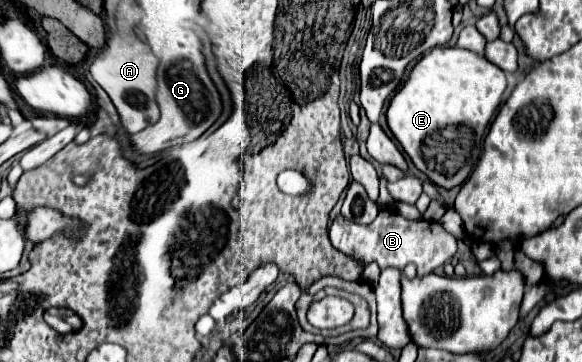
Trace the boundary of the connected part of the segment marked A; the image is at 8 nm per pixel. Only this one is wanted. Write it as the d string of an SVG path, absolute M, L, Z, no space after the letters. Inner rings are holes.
M111 34L111 38L91 64L91 76L109 94L119 112L121 126L129 134L135 134L159 120L159 108L155 102L157 64L159 60L151 52L151 48L131 34Z

